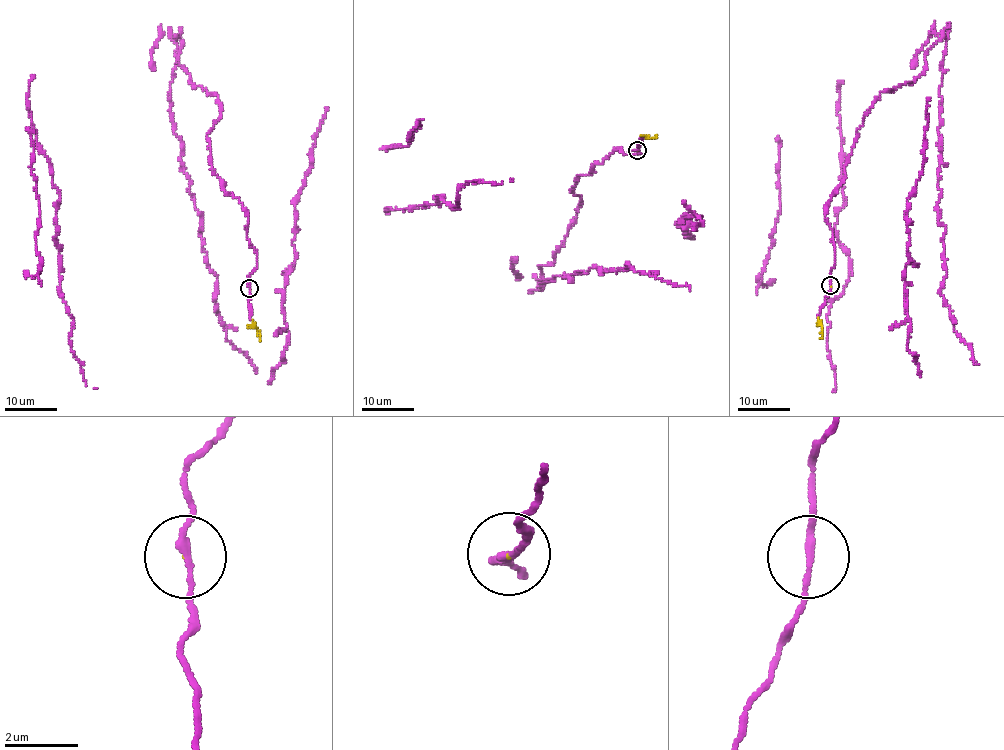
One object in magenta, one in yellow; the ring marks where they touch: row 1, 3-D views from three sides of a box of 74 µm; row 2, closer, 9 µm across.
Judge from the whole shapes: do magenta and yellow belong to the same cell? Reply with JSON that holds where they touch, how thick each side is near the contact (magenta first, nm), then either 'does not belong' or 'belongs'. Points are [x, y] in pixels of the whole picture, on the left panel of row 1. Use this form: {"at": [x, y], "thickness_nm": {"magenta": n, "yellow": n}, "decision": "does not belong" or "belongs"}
{"at": [249, 288], "thickness_nm": {"magenta": 170, "yellow": 30}, "decision": "belongs"}

